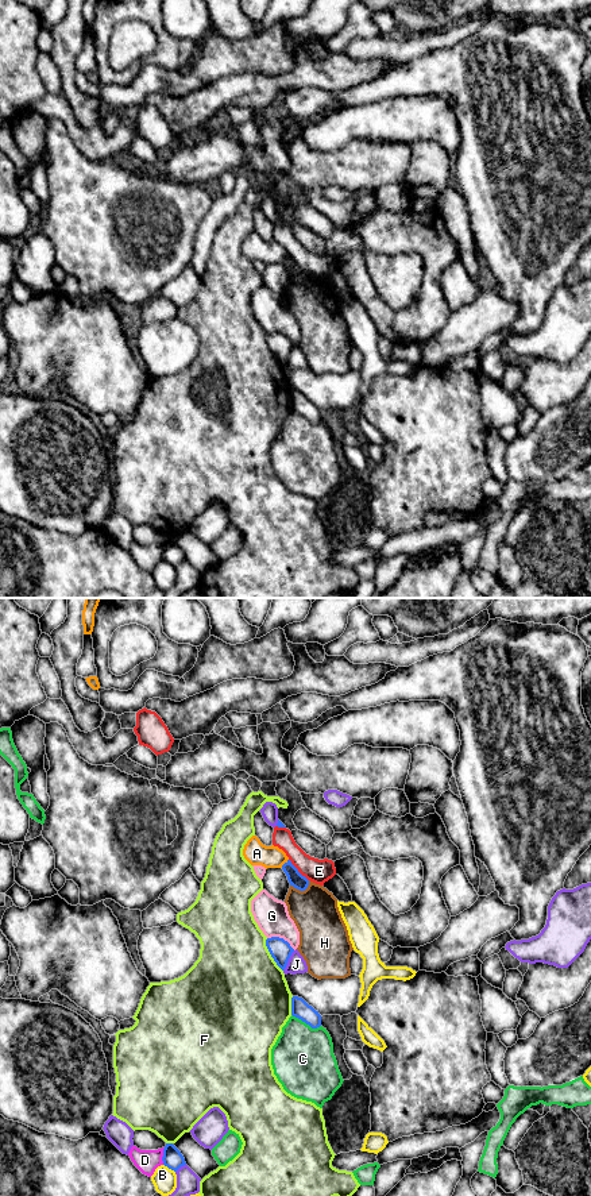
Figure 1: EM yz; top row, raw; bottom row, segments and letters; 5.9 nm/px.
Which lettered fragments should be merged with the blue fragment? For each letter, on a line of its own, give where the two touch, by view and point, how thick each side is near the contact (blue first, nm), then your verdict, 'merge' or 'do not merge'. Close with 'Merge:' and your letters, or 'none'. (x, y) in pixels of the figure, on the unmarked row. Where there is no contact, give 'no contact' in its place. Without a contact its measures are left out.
A: yz (285, 258) | 90/140 nm | do not merge
B: yz (169, 563) | 120/140 nm | do not merge
C: yz (306, 419) | 110/380 nm | do not merge
D: yz (163, 551) | 120/140 nm | do not merge
E: yz (297, 265) | 90/140 nm | do not merge
F: yz (270, 348) | 130/500 nm | do not merge
G: yz (281, 334) | 130/200 nm | do not merge
H: yz (301, 285) | 90/280 nm | do not merge
J: yz (288, 355) | 130/110 nm | do not merge
Merge: none

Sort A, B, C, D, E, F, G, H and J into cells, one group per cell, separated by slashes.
A / B / C / D / E / F / G / H / J

